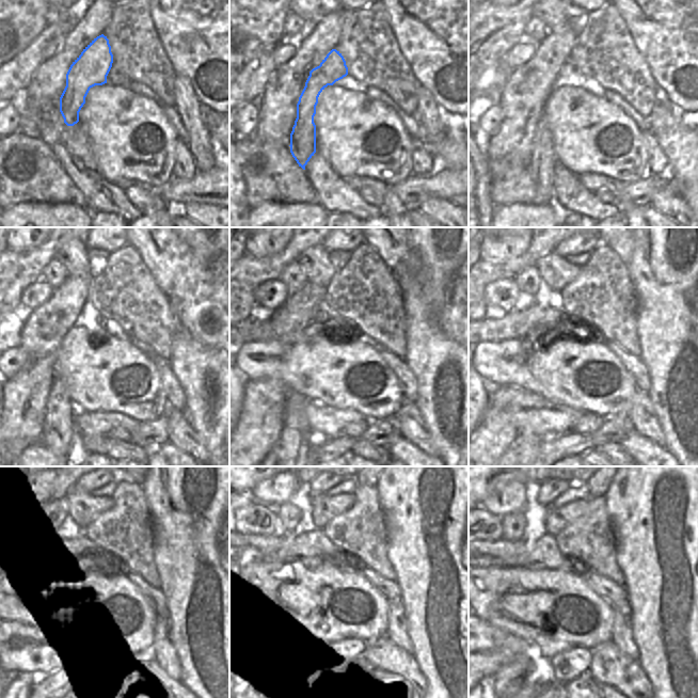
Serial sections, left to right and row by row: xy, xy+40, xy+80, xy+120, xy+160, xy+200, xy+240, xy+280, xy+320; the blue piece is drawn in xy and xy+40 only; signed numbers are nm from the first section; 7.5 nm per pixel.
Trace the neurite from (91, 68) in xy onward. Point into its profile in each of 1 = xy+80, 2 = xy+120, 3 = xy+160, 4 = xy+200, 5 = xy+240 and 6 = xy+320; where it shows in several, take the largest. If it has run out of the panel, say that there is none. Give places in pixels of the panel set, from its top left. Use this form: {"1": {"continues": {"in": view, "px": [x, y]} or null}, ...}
{"1": {"continues": {"in": "xy+80", "px": [542, 160]}}, "2": {"continues": {"in": "xy+120", "px": [59, 427]}}, "3": {"continues": {"in": "xy+160", "px": [296, 433]}}, "4": {"continues": {"in": "xy+200", "px": [525, 444]}}, "5": {"continues": {"in": "xy+240", "px": [41, 683]}}, "6": {"continues": {"in": "xy+320", "px": [528, 683]}}}

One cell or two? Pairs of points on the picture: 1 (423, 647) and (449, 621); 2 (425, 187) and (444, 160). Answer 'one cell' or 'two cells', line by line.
1: one cell
2: two cells

